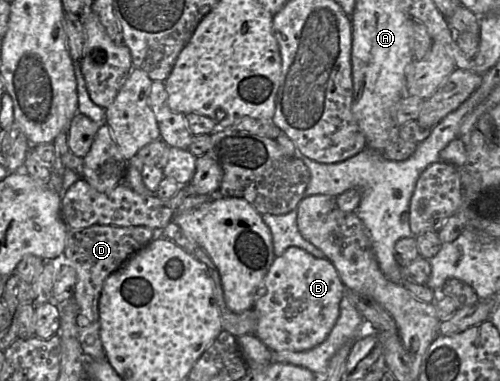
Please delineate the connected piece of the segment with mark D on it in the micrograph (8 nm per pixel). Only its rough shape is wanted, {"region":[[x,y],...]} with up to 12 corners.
{"region":[[69,229],[83,353],[106,357],[99,300],[105,280],[161,230]]}

